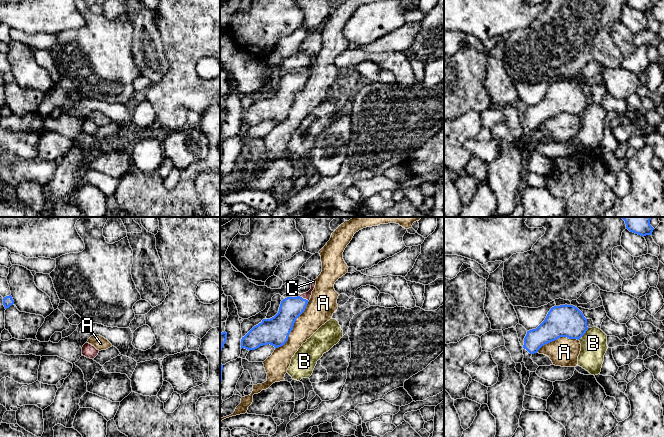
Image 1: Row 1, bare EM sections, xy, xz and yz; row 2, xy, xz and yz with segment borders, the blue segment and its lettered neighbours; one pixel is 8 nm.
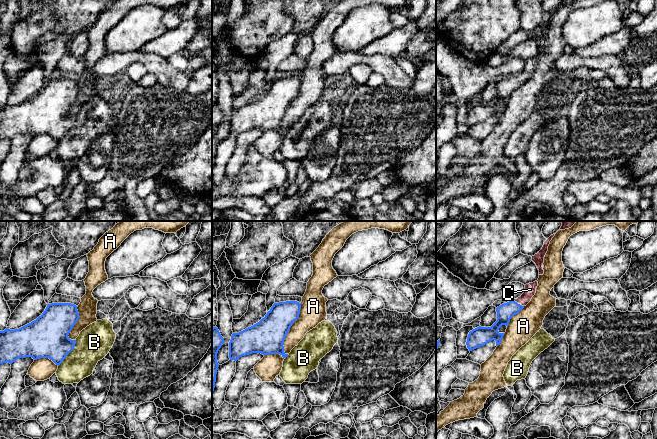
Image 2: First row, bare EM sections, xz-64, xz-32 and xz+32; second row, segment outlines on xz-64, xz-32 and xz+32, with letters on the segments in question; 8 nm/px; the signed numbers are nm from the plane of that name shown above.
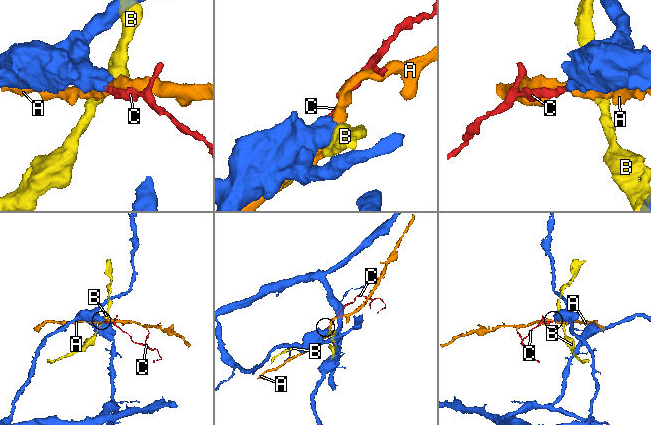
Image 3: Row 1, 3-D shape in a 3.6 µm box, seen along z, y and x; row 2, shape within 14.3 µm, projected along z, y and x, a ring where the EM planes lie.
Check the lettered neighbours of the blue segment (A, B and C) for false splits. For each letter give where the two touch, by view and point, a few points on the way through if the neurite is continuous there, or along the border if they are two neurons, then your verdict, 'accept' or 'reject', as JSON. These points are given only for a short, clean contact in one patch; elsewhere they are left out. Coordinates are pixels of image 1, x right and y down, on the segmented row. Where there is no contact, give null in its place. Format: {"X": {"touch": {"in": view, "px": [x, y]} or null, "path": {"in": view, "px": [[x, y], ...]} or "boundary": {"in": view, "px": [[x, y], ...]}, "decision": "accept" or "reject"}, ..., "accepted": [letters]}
{"A": {"touch": {"in": "xz", "px": [292, 327]}, "decision": "reject"}, "B": {"touch": {"in": "yz", "px": [583, 334]}, "boundary": {"in": "yz", "px": [[588, 328], [578, 339]]}, "decision": "reject"}, "C": {"touch": {"in": "xz", "px": [304, 299]}, "path": {"in": "xz", "px": [[291, 308], [304, 299], [307, 295]]}, "decision": "accept"}, "accepted": ["C"]}

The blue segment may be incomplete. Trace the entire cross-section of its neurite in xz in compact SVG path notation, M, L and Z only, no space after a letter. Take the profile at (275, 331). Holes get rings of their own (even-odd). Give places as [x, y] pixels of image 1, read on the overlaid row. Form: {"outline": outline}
{"outline": "M311 281L311 289L297 297L287 297L281 301L278 313L270 318L263 319L241 339L241 349L255 350L263 345L272 345L276 348L283 346L293 329L296 319L305 311L316 285Z"}

